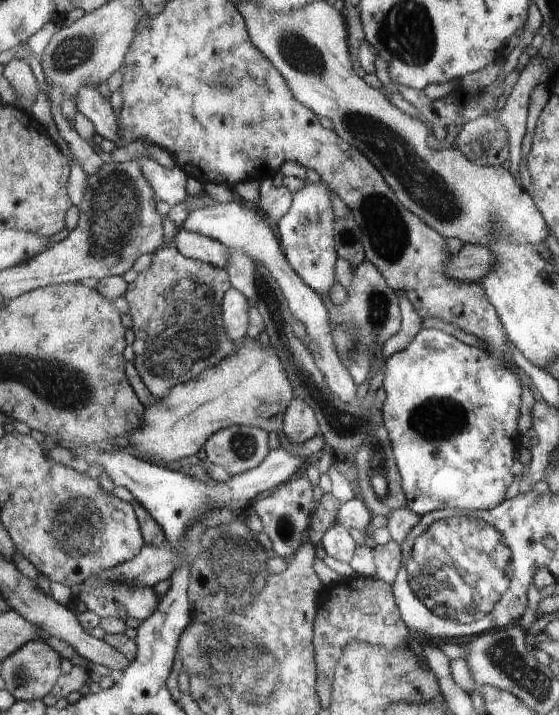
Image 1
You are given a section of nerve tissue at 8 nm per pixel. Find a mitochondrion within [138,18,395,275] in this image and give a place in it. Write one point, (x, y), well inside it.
(306, 57)

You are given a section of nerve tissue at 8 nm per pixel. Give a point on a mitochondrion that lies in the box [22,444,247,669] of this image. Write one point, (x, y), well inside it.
(76, 526)

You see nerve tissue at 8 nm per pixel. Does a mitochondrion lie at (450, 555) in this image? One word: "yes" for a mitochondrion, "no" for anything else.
yes

